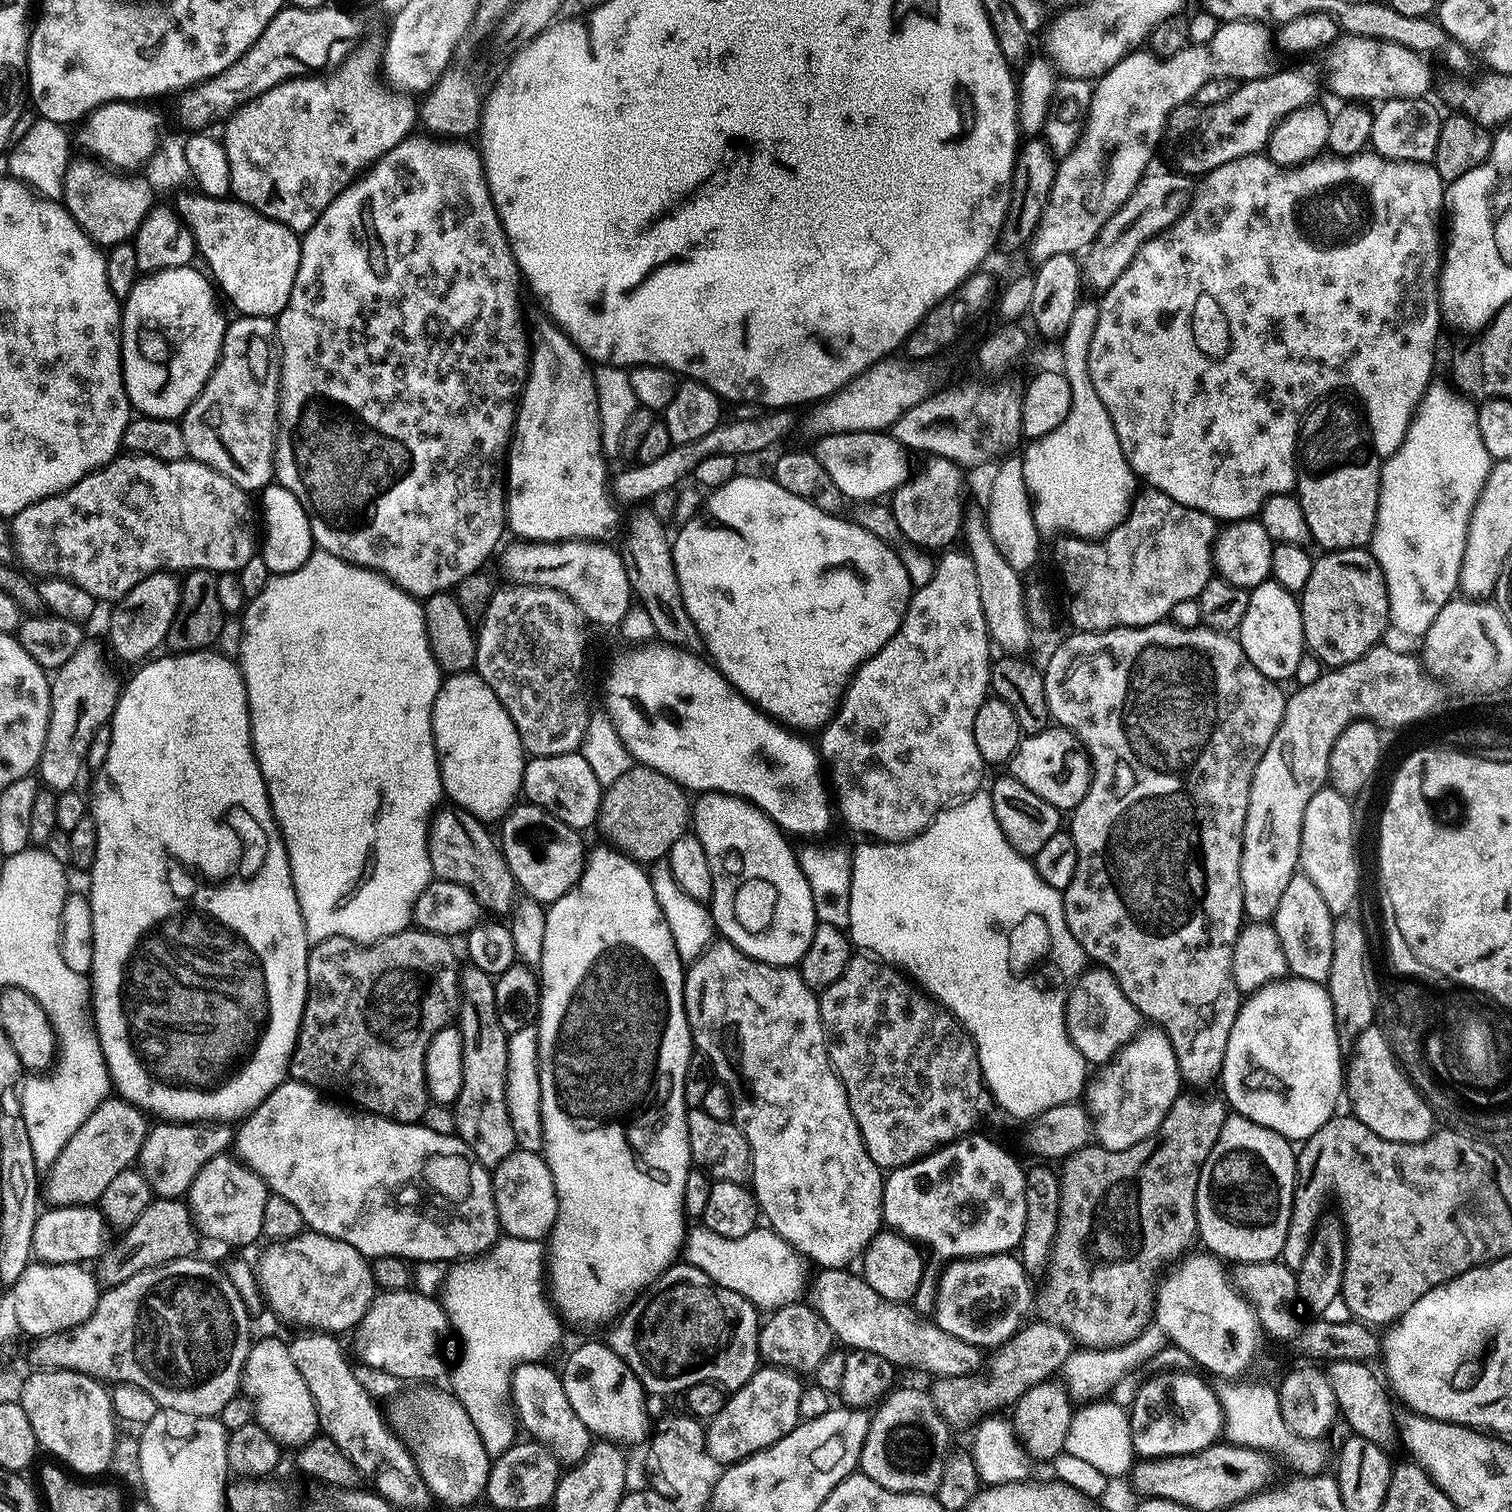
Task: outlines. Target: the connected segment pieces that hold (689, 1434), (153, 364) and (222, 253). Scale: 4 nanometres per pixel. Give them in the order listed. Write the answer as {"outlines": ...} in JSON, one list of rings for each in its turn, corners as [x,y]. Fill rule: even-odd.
{"outlines":[[[[685,1417],[670,1418],[667,1420],[666,1426],[656,1434],[654,1432],[651,1437],[653,1440],[650,1450],[653,1489],[679,1503],[696,1497],[698,1492],[703,1490],[704,1484],[718,1480],[722,1471],[705,1446],[705,1427],[695,1417]]],[[[189,266],[141,275],[127,300],[123,301],[120,328],[123,332],[124,385],[129,404],[145,417],[183,417],[189,406],[199,398],[216,369],[216,363],[220,361],[226,319],[216,305],[218,292],[213,281],[201,272],[196,266]]],[[[197,194],[180,196],[174,202],[196,236],[199,255],[204,255],[211,279],[219,282],[223,276],[237,272],[237,276],[222,281],[218,288],[221,293],[232,291],[228,296],[230,303],[236,304],[240,300],[239,315],[279,316],[290,302],[294,278],[300,269],[301,237],[297,232],[255,212],[249,204],[241,204],[235,198],[215,200],[212,196]],[[239,288],[240,296],[236,293]]]]}

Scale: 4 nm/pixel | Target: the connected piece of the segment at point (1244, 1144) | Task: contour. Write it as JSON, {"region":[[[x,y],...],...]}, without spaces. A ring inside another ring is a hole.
{"region":[[[1225,1115],[1218,1138],[1206,1158],[1196,1191],[1196,1227],[1199,1239],[1209,1253],[1225,1261],[1257,1264],[1276,1260],[1284,1251],[1290,1226],[1292,1199],[1296,1189],[1296,1157],[1293,1145],[1266,1126],[1255,1124],[1245,1116]]]}

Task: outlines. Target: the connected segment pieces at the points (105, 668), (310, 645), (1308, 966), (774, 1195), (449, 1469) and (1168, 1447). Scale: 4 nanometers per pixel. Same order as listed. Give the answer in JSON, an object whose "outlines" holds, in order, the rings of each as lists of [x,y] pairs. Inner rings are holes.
{"outlines":[[[[90,640],[81,644],[74,657],[57,669],[49,692],[51,718],[37,769],[41,783],[59,794],[71,791],[77,785],[75,782],[84,762],[88,760],[94,734],[115,715],[116,705],[121,699],[122,681],[104,661],[103,650]]],[[[316,550],[298,570],[269,575],[262,594],[247,601],[242,619],[244,637],[240,640],[238,667],[244,675],[248,695],[252,749],[266,782],[272,816],[288,851],[290,874],[309,941],[341,936],[367,946],[405,931],[413,923],[420,895],[434,880],[428,853],[428,825],[434,809],[442,800],[440,763],[432,733],[432,707],[442,683],[442,673],[432,659],[423,607],[397,584],[383,579],[380,573],[358,570],[356,565],[348,564],[334,554]]],[[[1303,874],[1290,878],[1290,886],[1278,902],[1278,910],[1271,918],[1271,926],[1282,942],[1282,954],[1286,954],[1286,966],[1297,980],[1309,980],[1315,984],[1327,985],[1330,964],[1333,961],[1333,914],[1326,906],[1322,894],[1318,894],[1314,882]]],[[[727,942],[713,943],[707,948],[693,964],[687,965],[684,977],[684,1007],[689,1013],[700,1012],[700,1020],[709,1024],[714,1031],[720,1032],[726,1047],[732,1051],[736,1059],[736,1068],[740,1071],[742,1079],[748,1083],[752,1091],[752,1097],[744,1108],[744,1120],[742,1127],[744,1137],[748,1139],[748,1145],[752,1148],[752,1178],[750,1181],[751,1191],[756,1197],[757,1205],[763,1206],[762,1212],[768,1215],[767,1223],[773,1232],[779,1233],[784,1240],[788,1241],[796,1250],[819,1266],[826,1268],[847,1269],[852,1259],[859,1257],[868,1244],[882,1228],[882,1213],[884,1211],[884,1182],[885,1177],[882,1170],[870,1158],[870,1154],[864,1145],[862,1134],[856,1125],[854,1114],[848,1105],[848,1095],[844,1084],[836,1071],[832,1068],[832,1059],[828,1056],[828,1037],[824,1030],[824,1023],[820,1017],[820,1002],[817,993],[804,983],[799,971],[792,966],[781,966],[778,964],[767,964],[761,960],[752,960],[742,950]]],[[[436,1386],[417,1388],[420,1388],[417,1392],[408,1392],[393,1402],[392,1418],[390,1414],[391,1427],[417,1464],[417,1469],[431,1492],[431,1499],[436,1502],[441,1500],[452,1508],[467,1509],[469,1505],[475,1505],[478,1498],[485,1495],[490,1467],[488,1451],[484,1449],[478,1430],[474,1430],[474,1422],[470,1422],[470,1414],[466,1414],[466,1410],[457,1402],[451,1391],[439,1392]]],[[[1168,1372],[1164,1377],[1152,1377],[1137,1390],[1130,1417],[1132,1446],[1141,1457],[1185,1456],[1201,1452],[1221,1439],[1224,1413],[1220,1410],[1219,1395],[1200,1376],[1192,1372]]]]}

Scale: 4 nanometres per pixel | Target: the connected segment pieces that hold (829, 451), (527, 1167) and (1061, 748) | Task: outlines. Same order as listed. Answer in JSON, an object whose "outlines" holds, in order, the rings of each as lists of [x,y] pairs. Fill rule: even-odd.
{"outlines":[[[[843,432],[819,439],[814,454],[826,466],[838,490],[849,500],[876,502],[907,484],[909,449],[896,441],[895,436],[882,432]],[[884,496],[884,497],[882,497]]],[[[517,1150],[491,1169],[492,1197],[504,1236],[543,1241],[556,1221],[556,1191],[552,1175],[540,1152]]],[[[1048,726],[1027,735],[1008,763],[1009,775],[1026,785],[1038,798],[1061,810],[1077,808],[1092,782],[1090,757],[1082,740],[1072,732],[1075,731],[1064,726]]]]}

